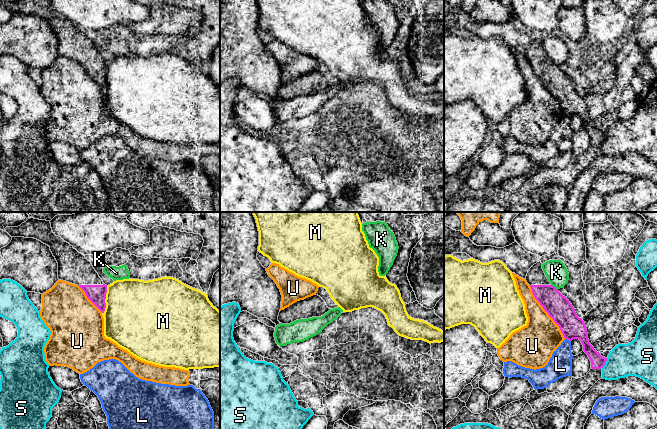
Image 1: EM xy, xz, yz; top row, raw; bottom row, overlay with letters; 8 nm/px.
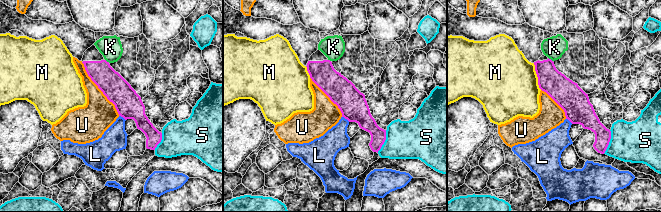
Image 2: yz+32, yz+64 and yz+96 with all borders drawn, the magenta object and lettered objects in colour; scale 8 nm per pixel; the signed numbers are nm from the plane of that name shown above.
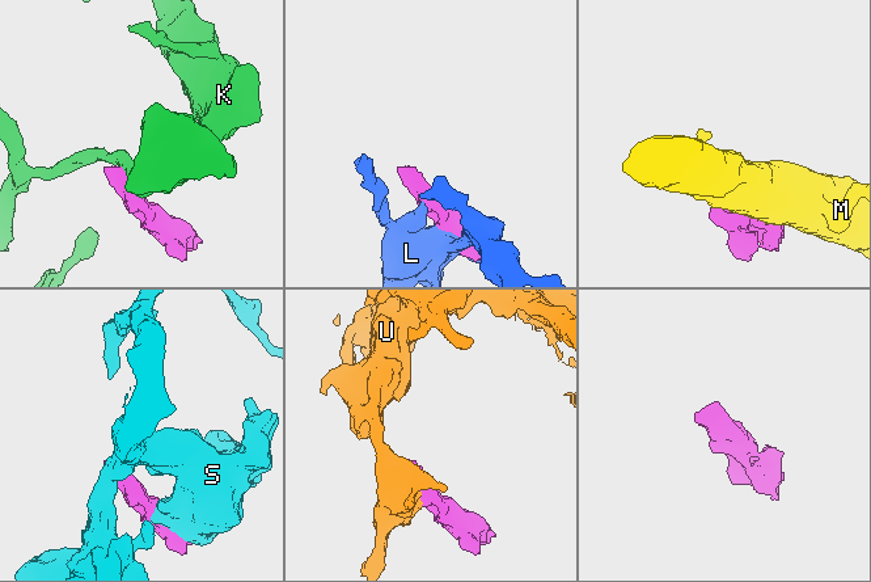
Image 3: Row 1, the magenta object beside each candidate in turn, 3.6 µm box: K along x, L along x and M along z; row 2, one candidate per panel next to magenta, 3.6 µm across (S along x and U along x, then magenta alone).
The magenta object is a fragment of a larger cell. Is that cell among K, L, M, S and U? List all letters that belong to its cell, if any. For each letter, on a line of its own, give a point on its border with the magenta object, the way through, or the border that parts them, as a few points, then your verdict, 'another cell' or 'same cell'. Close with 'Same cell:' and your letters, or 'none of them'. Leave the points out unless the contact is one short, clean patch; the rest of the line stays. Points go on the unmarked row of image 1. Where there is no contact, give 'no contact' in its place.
K: meets magenta in yz at (553, 62); border along yz (551, 60), (557, 65); another cell
L: meets magenta in yz at (568, 115); another cell
M: meets magenta in xy at (104, 76); another cell
S: meets magenta in yz at (605, 138); another cell
U: meets magenta in yz at (546, 87); another cell
Same cell: none of them

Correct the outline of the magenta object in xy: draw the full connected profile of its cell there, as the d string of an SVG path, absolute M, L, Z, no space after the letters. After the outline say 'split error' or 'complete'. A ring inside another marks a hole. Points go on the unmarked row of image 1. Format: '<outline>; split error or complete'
M21 0L5 6L11 13L34 14L48 21L58 39L58 55L78 61L104 89L107 61L83 30L53 9L51 0Z; split error

